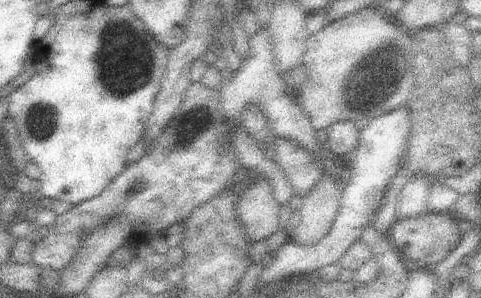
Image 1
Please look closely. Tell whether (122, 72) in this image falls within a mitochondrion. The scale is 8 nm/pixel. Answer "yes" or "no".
yes

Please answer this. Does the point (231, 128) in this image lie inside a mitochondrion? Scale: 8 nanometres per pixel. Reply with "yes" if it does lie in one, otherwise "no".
no

